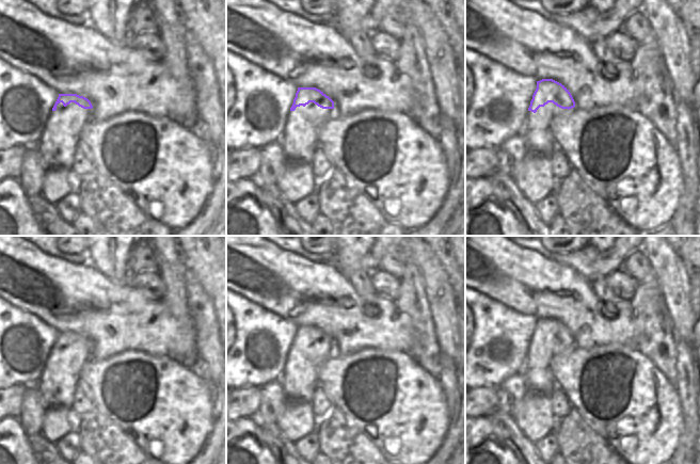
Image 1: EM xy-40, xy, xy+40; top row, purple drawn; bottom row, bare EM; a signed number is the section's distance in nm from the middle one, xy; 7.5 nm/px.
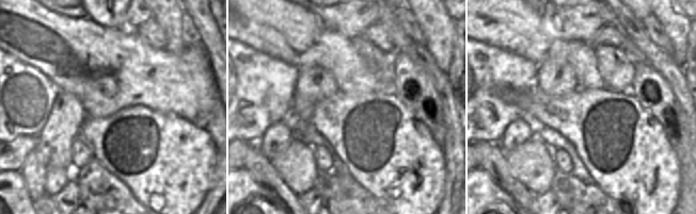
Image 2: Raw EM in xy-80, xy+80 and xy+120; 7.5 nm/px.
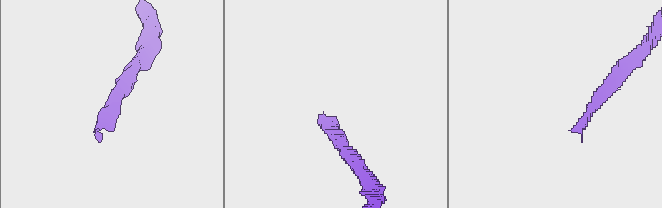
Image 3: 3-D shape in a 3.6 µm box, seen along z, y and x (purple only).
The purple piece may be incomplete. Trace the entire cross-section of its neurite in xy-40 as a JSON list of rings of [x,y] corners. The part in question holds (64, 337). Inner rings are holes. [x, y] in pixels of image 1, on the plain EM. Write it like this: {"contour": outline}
{"contour": [[[59,333],[59,336],[48,355],[42,377],[35,384],[46,406],[55,407],[62,405],[71,407],[74,394],[80,384],[80,372],[91,358],[91,340],[77,333]]]}

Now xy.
{"contour": [[[298,326],[279,379],[289,401],[312,402],[317,372],[334,353],[334,340],[316,326]]]}

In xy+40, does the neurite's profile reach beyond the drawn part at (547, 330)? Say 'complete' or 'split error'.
split error

